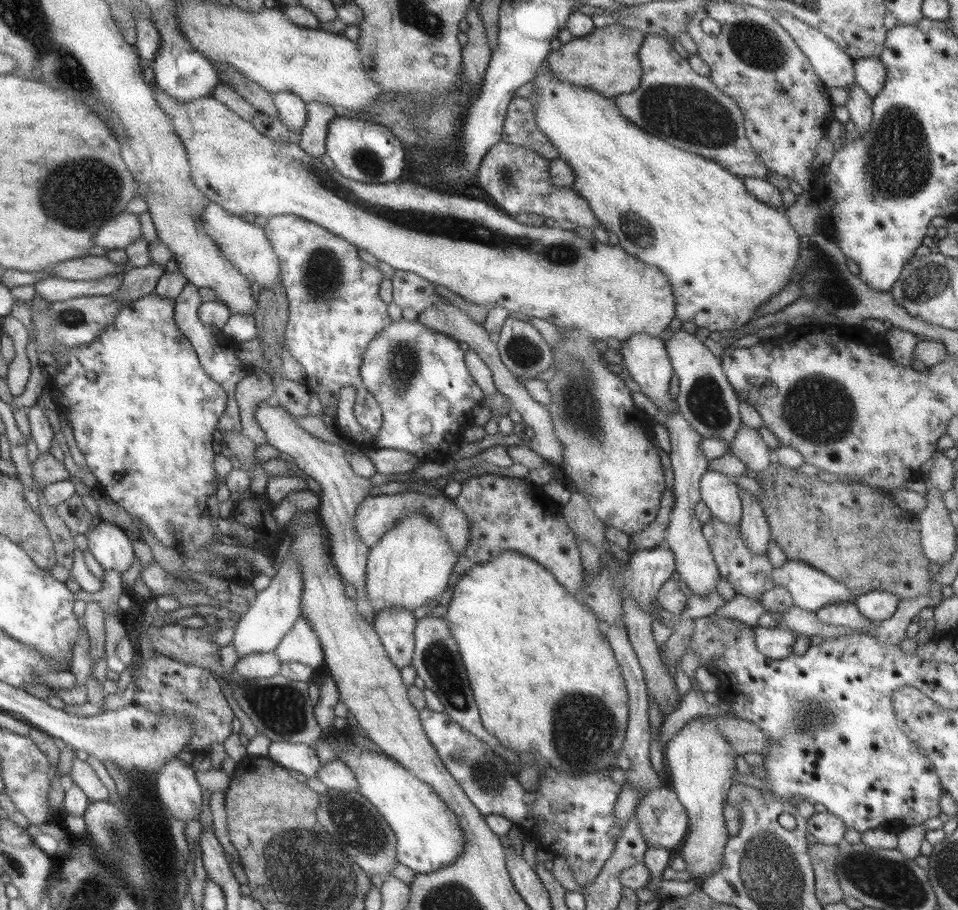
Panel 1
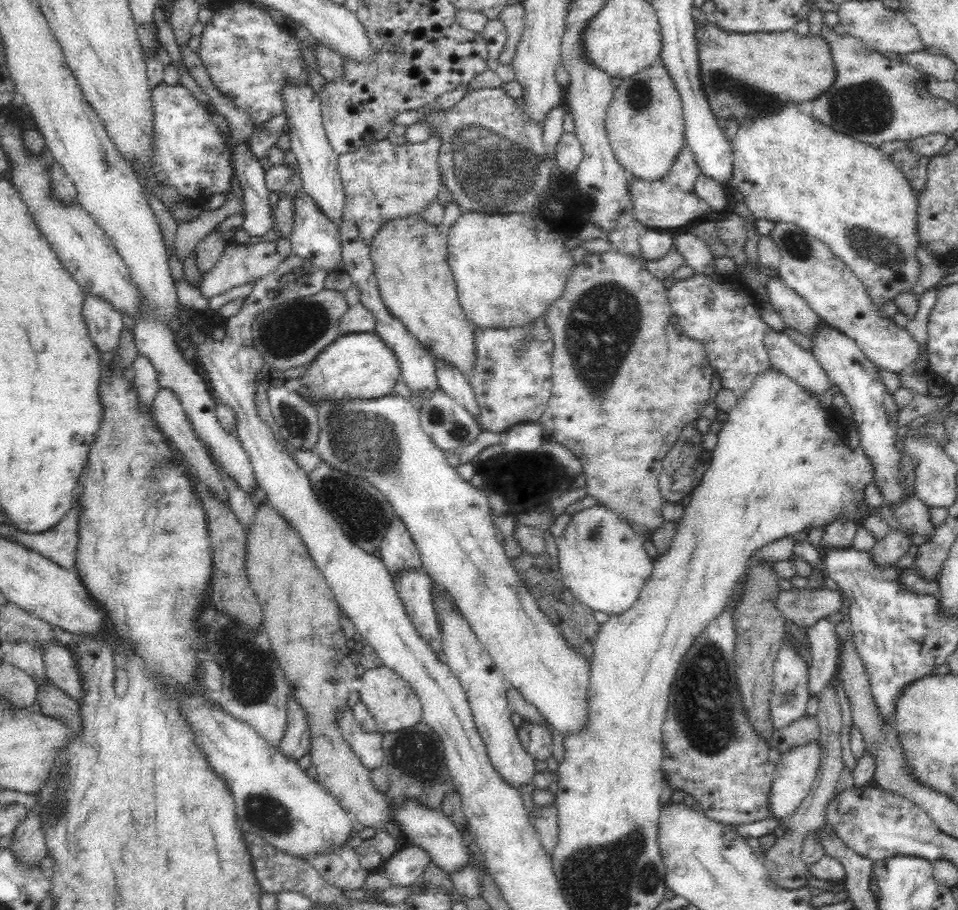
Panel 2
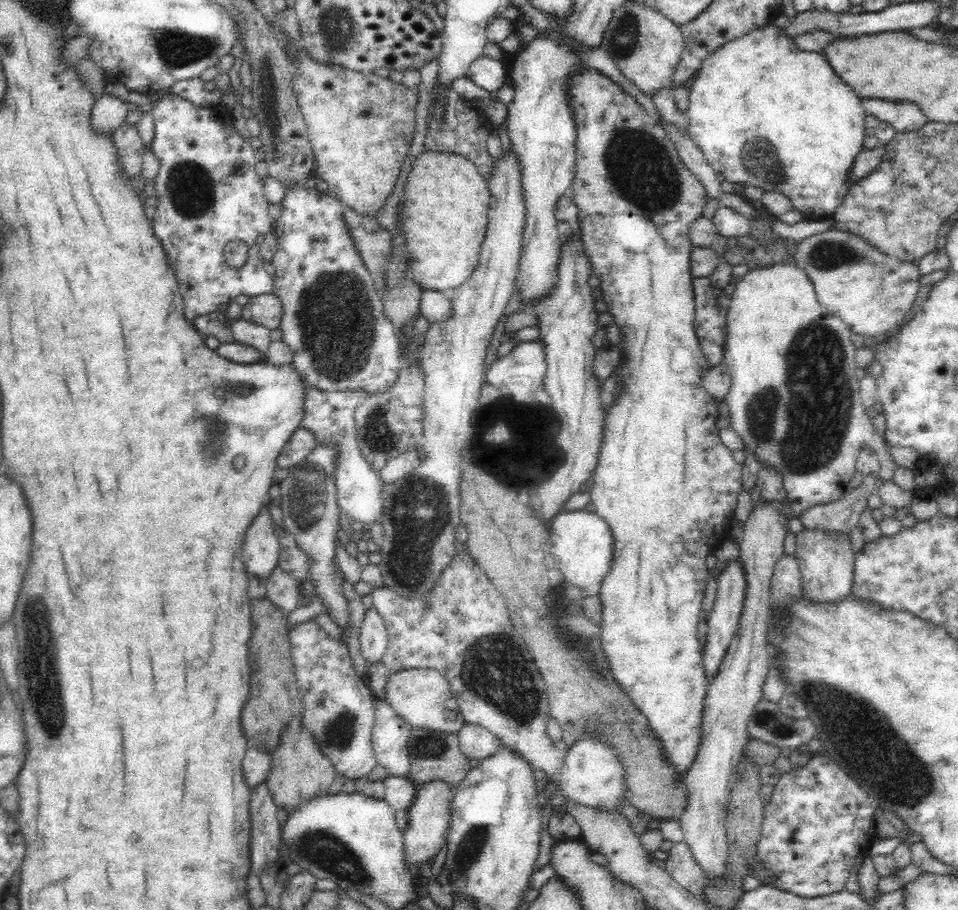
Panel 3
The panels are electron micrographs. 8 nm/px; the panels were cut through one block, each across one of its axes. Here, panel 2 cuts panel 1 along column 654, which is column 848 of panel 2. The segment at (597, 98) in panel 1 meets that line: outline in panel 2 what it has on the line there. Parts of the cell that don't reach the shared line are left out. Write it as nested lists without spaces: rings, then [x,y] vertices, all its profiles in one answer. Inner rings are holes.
[[[788,103],[784,110],[770,114],[770,116],[760,116],[756,120],[746,120],[742,126],[739,126],[736,136],[731,140],[732,160],[732,178],[733,186],[740,196],[743,196],[743,202],[751,212],[751,218],[765,218],[776,223],[778,221],[797,224],[806,234],[821,240],[830,248],[833,256],[841,260],[841,263],[850,267],[854,276],[864,284],[866,295],[872,305],[880,308],[887,302],[894,302],[897,295],[904,292],[911,292],[912,287],[917,283],[921,273],[920,261],[918,261],[918,251],[920,241],[918,232],[919,204],[917,193],[911,187],[910,181],[906,175],[892,162],[892,159],[881,149],[874,145],[866,144],[859,140],[854,140],[848,135],[832,131],[828,126],[814,120],[810,114],[800,112],[796,103]]]

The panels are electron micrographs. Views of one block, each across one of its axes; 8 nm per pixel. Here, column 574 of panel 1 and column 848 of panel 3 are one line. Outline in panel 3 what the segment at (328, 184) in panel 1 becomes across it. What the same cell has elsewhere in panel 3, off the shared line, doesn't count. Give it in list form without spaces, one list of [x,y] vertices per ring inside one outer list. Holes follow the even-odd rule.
[[[837,229],[819,232],[796,243],[794,264],[810,279],[818,302],[825,306],[829,314],[836,315],[845,322],[852,333],[864,336],[886,334],[900,324],[906,312],[912,308],[918,292],[918,280],[922,275],[916,263],[895,260],[855,234]]]

